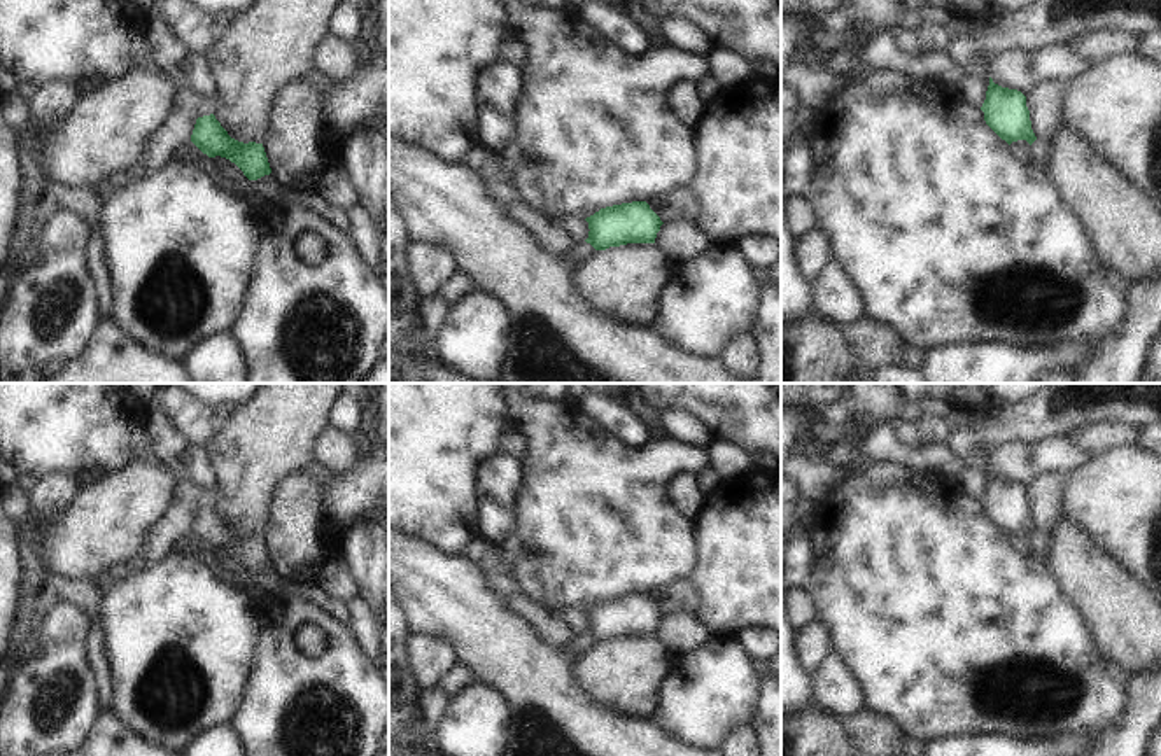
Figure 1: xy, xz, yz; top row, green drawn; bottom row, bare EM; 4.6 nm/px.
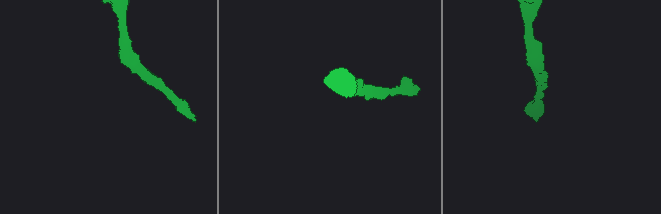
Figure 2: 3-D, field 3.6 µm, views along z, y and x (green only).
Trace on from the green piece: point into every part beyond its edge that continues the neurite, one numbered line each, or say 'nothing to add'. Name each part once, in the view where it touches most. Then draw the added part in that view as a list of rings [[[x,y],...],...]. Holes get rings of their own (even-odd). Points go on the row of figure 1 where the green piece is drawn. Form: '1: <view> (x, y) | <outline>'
nothing to add

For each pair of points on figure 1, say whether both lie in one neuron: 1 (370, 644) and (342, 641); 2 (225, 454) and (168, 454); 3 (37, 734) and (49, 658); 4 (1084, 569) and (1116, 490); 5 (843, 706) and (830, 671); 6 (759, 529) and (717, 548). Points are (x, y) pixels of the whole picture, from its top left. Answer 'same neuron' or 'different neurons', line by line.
1: different neurons
2: different neurons
3: same neuron
4: different neurons
5: same neuron
6: same neuron

